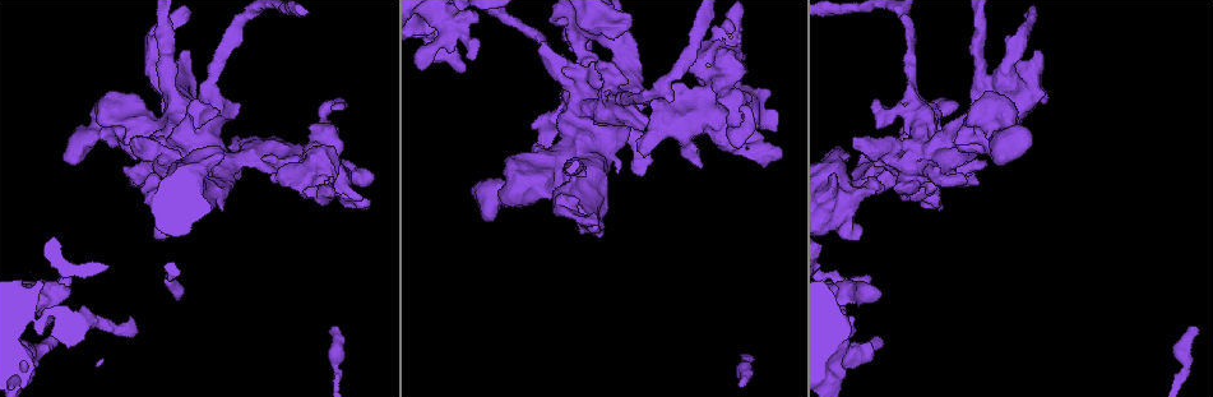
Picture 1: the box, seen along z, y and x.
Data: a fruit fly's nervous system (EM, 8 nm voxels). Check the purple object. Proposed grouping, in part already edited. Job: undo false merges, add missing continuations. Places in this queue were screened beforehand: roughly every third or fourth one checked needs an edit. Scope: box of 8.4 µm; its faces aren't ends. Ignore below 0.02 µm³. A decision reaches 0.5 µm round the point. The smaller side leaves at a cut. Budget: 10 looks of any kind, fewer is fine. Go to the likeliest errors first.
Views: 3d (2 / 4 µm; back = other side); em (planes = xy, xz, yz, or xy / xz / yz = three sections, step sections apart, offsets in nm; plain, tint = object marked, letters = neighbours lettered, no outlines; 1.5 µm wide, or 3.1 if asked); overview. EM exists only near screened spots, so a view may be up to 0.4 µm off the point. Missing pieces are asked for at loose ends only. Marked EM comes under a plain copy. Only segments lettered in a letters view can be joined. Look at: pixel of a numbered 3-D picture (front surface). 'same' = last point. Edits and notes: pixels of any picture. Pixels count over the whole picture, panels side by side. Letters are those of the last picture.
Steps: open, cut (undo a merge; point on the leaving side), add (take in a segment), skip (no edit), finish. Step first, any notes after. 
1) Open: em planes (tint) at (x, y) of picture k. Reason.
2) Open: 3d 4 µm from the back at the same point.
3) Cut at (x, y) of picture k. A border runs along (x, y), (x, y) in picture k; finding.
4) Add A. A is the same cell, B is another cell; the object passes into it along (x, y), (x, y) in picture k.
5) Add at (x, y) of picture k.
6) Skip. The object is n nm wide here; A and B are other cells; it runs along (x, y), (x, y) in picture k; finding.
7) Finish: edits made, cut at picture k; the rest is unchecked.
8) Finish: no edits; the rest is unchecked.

Open: 3d 4 µm from the back at (162, 236) of picture 1. An open end.

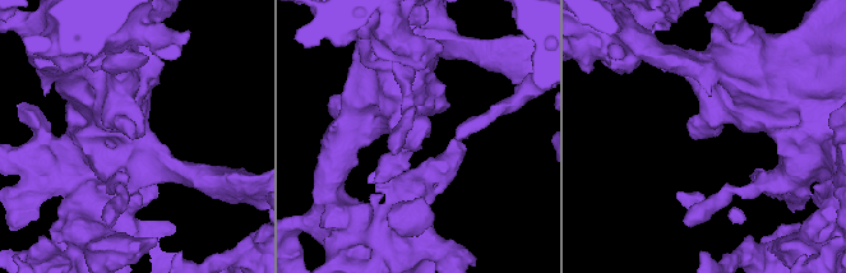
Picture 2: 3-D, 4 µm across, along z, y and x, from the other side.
Open: em planes (tint) at (417, 149) of picture 2. Now the EM.

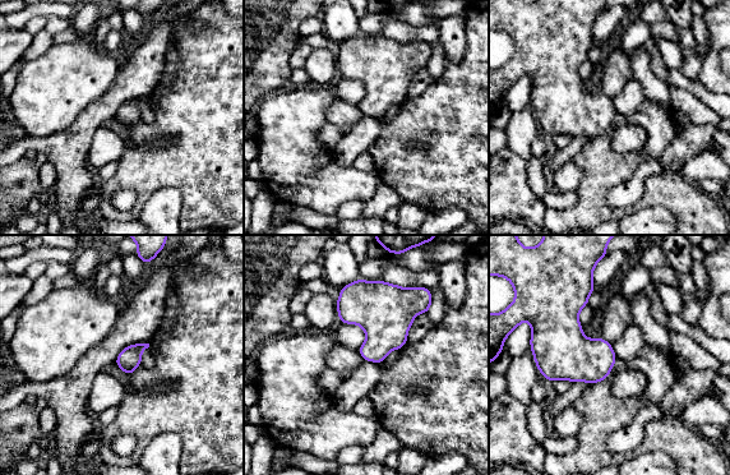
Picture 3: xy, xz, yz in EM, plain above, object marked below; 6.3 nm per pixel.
Open: em planes (letters) at the same point.

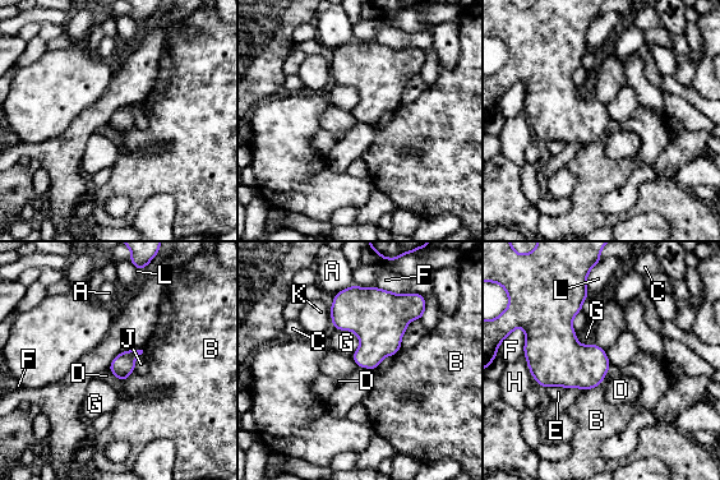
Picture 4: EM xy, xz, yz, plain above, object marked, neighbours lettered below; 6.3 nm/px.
Skip. The longest contact is with F, 260 nm; A, B, C, D, E, F, G, H, J, K and L are other cells; no lettered segment goes on from it.

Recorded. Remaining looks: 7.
Open: em 3.1 µm planes (letters) at (699, 165) of picture 1. Stops while still wide.

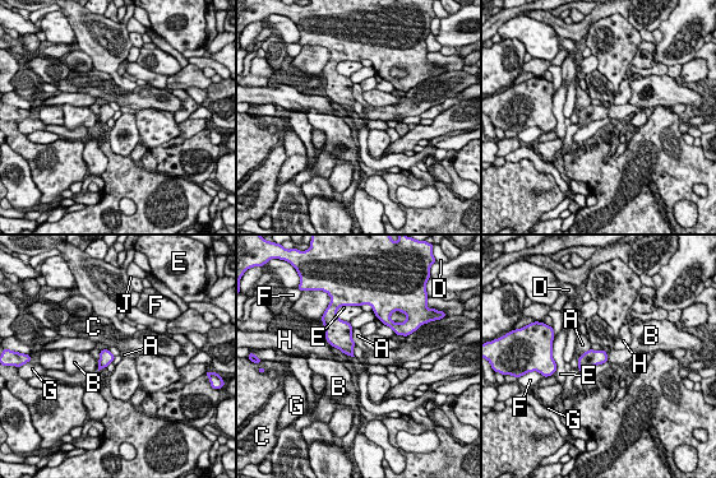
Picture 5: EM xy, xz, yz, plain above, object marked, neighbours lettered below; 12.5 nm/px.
Skip. The longest contact is with A, 300 nm; A, B, C, D, E, F, G, H and J are other cells; a border runs along (115, 356), (112, 361) in picture 5; none of them fits.

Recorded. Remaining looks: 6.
Open: 3d 2 µm at (138, 170) of picture 1. Sudden change in width.

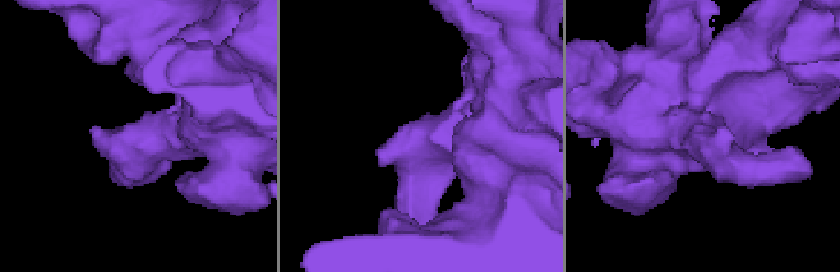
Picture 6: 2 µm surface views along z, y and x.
Open: em xz step 8 (tint) at (140, 142) of picture 6. Now the EM.

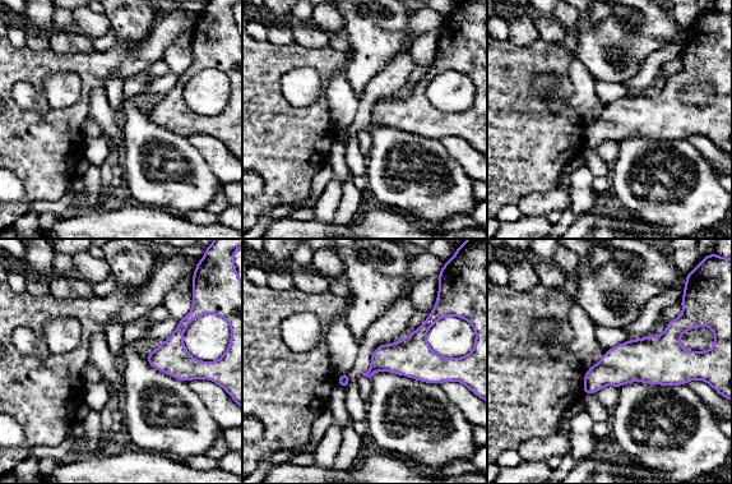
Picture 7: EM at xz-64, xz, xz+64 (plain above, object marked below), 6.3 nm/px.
Open: em planes (letters) at the same point.

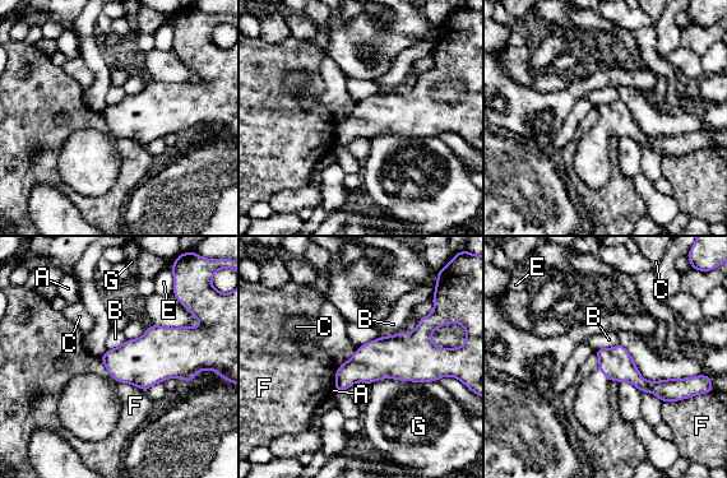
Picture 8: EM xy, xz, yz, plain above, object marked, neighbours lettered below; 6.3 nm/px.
Skip. The object is 300 nm wide here; A, B, C, E, F and G are other cells; a border runs along (438, 380), (378, 379), (370, 385) in picture 8; continuous, no second neuron.

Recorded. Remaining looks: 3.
Open: 3d 2 µm at (367, 204) of picture 1. Thick end.

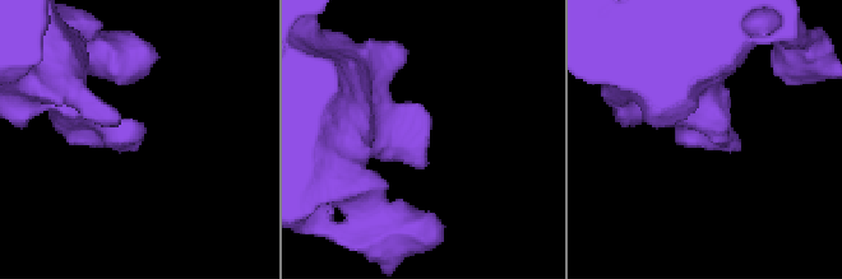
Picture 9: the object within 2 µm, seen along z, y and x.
Open: em planes (letters) at (700, 135) of picture 9. Shape alone is not enough.

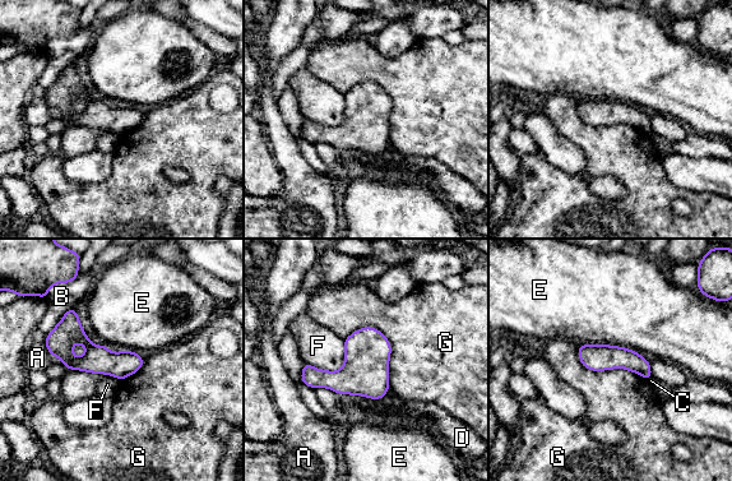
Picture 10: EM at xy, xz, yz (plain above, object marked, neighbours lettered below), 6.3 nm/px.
Skip. A, B, C, D, E, F and G are other cells; it runs along (51, 348), (73, 362), (140, 361) in picture 10; none of them fits.

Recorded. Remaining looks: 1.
Finish: no edits; the rest is unchecked.

